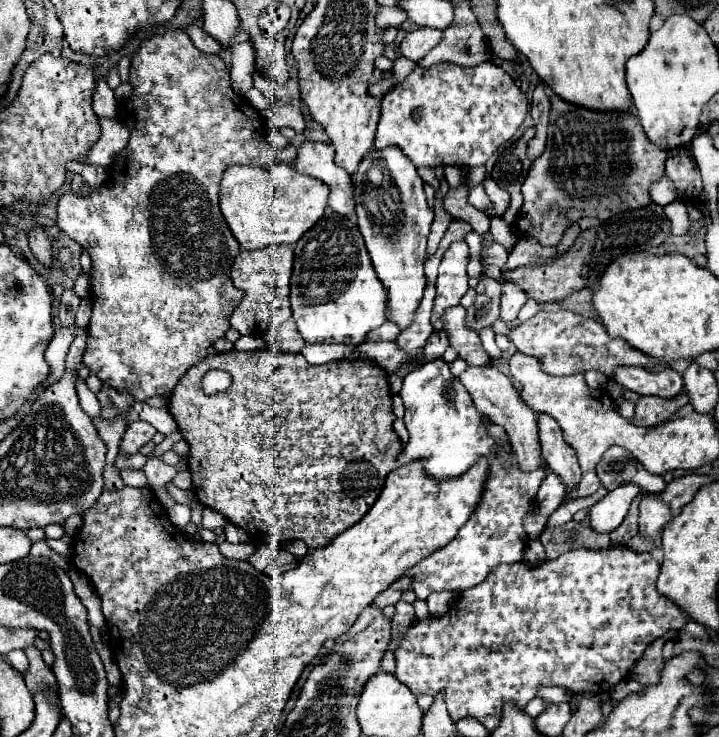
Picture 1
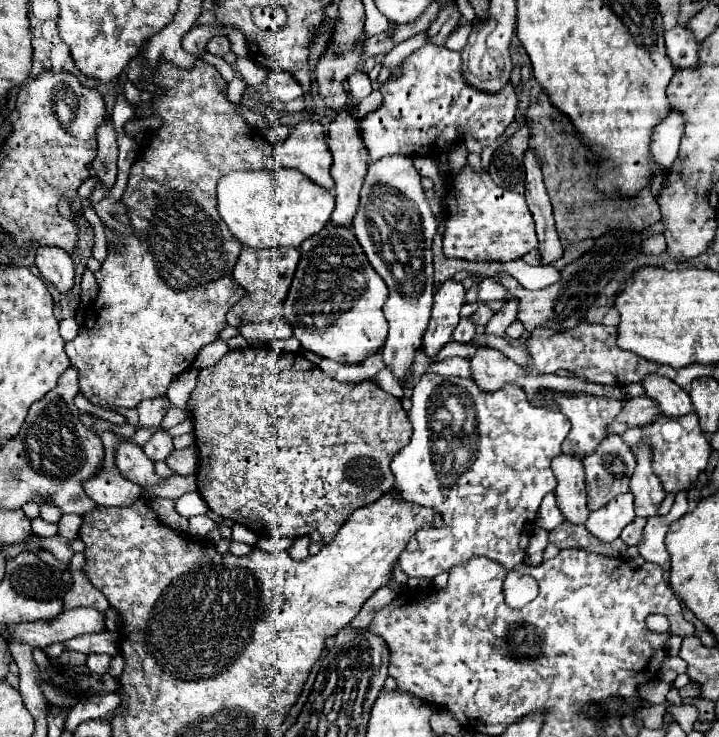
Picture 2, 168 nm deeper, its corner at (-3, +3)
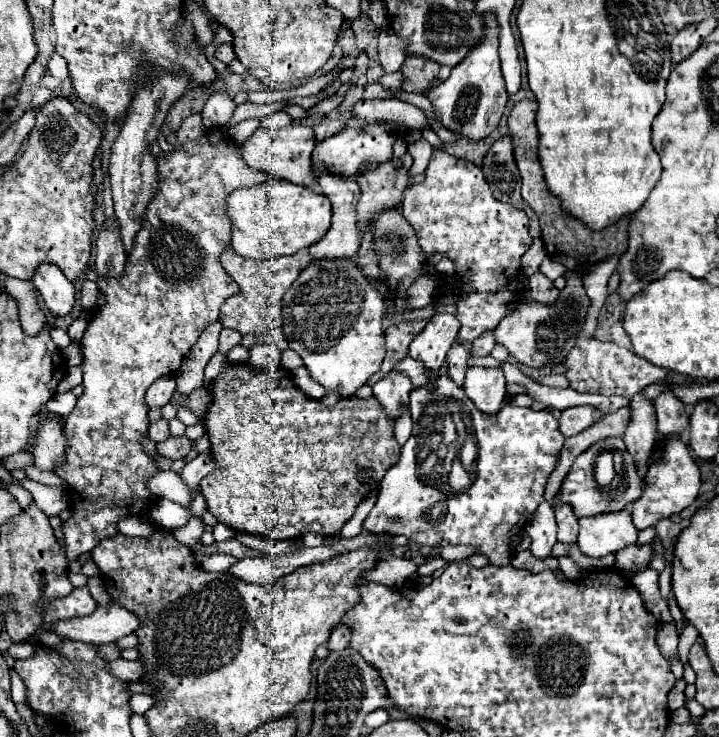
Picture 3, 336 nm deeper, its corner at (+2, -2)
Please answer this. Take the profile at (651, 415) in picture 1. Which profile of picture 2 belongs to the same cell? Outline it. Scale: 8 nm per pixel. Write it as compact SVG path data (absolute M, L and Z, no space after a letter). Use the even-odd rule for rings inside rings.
M629 397L623 405L623 411L615 417L615 423L611 423L609 433L623 435L629 427L645 427L655 417L659 417L659 407L649 397Z

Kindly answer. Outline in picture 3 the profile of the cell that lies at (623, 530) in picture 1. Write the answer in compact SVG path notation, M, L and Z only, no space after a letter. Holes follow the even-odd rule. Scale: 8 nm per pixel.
M630 544L616 552L616 566L620 570L644 570L648 566L650 554L652 554L650 544L644 544L644 546Z

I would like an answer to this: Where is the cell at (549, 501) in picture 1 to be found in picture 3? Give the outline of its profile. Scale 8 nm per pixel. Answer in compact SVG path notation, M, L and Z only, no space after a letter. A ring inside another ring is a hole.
M542 502L534 516L526 522L526 534L532 540L532 554L538 558L550 556L552 546L556 544L556 520L554 520L554 508L550 502Z

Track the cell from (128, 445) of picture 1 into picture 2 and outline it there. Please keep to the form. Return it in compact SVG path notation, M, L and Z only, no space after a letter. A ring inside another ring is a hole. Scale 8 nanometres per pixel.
M161 395L157 399L141 401L139 407L137 407L137 411L139 411L139 425L141 427L155 427L155 429L159 429L161 419L167 413L169 407L171 407L171 403L169 403L169 399L165 395Z

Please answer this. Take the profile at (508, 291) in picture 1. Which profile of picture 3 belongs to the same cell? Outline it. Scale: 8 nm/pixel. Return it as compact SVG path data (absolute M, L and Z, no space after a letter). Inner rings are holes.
M486 330L480 338L476 338L474 342L472 342L472 356L488 356L490 352L492 352L492 348L494 348L494 344L496 344L496 338L494 338L494 330Z

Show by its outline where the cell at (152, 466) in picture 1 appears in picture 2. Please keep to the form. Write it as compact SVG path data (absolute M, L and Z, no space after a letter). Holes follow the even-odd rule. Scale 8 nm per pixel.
M157 429L153 437L143 445L143 451L153 461L163 461L173 451L173 437L165 429Z

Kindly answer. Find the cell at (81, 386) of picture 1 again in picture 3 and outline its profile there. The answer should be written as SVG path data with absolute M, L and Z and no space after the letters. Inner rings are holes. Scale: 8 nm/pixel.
M172 470L156 472L154 476L150 476L150 480L146 480L146 486L158 498L168 498L168 500L174 500L174 502L178 502L182 506L188 506L192 502L186 484Z

